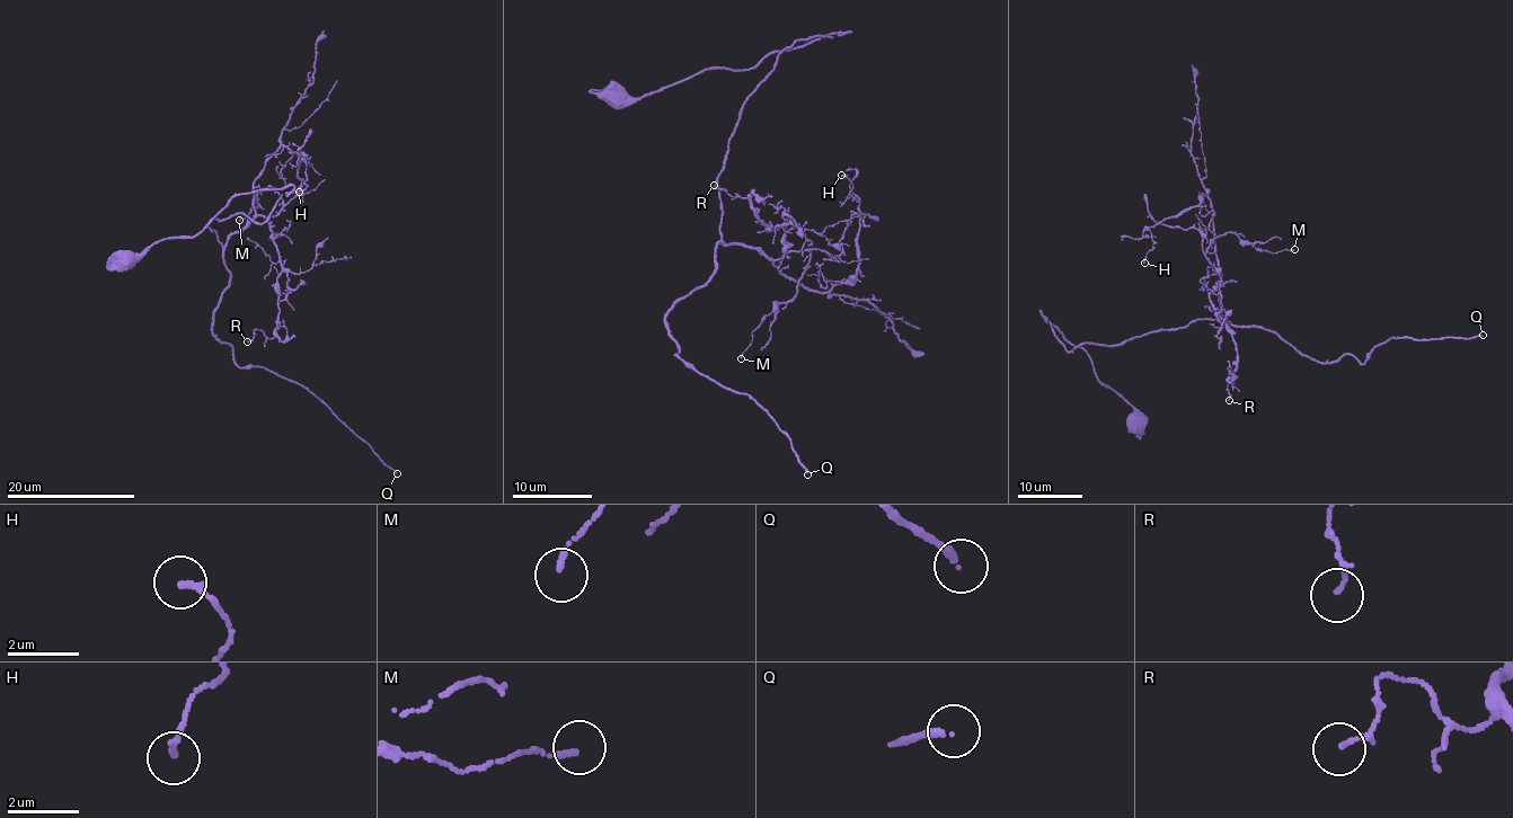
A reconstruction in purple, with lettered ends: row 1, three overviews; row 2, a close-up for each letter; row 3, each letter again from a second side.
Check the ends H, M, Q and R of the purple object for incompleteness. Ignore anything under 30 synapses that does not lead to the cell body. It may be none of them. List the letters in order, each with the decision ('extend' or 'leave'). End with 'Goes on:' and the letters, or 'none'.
H: leave
M: leave
Q: extend
R: leave
Goes on: Q

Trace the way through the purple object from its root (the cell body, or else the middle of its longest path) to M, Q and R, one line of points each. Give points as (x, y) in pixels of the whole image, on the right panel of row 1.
M: (1137, 424), (1041, 312), (1069, 352), (1177, 330), (1226, 313), (1211, 240), (1294, 249)
Q: (1137, 424), (1041, 312), (1069, 352), (1219, 318), (1321, 362), (1363, 363), (1392, 336), (1483, 335)
R: (1137, 424), (1041, 312), (1069, 352), (1113, 346), (1223, 318), (1218, 269), (1209, 299), (1237, 349), (1229, 400)

